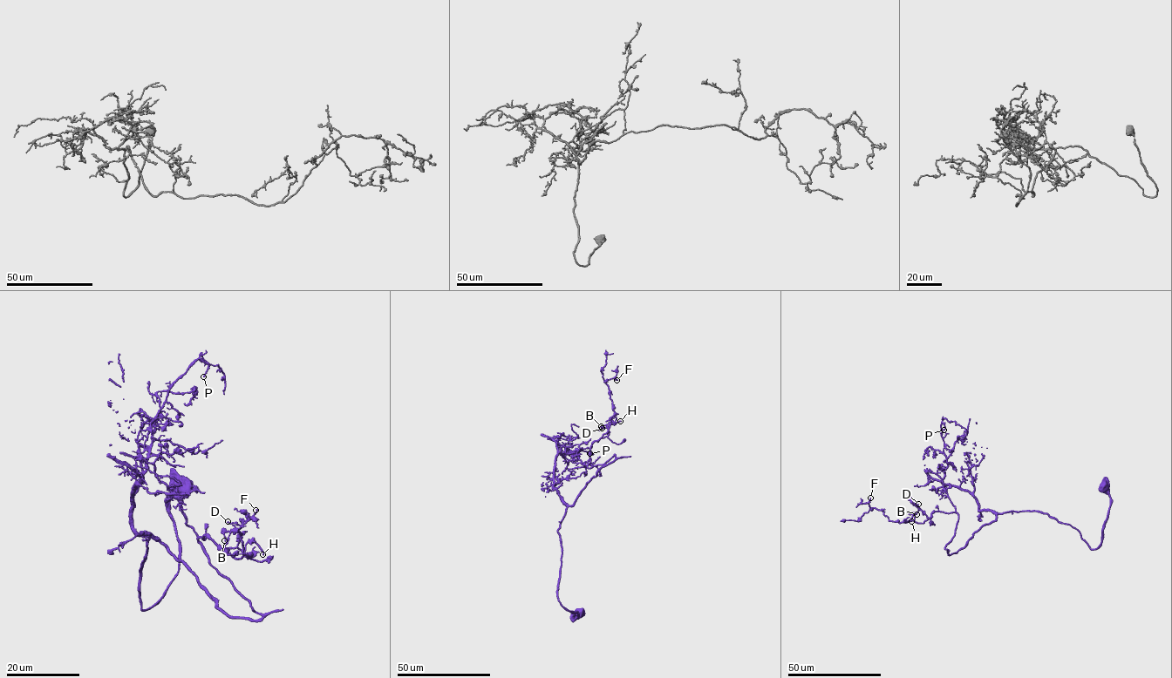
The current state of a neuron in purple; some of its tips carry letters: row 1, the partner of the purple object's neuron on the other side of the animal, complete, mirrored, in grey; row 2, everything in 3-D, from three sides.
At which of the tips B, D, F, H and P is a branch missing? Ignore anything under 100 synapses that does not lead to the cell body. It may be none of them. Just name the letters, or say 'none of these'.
none of these

